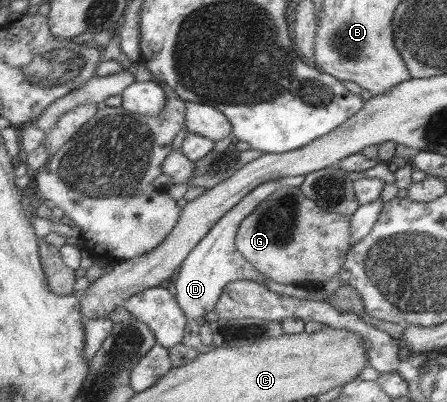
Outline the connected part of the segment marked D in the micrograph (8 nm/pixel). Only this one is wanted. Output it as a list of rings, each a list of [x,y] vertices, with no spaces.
[[[301,175],[282,178],[278,177],[273,181],[270,180],[265,184],[260,185],[250,194],[245,195],[245,197],[243,197],[231,210],[225,212],[225,215],[222,215],[217,219],[210,231],[199,240],[199,243],[197,243],[197,245],[189,251],[189,254],[185,259],[183,259],[181,266],[176,271],[177,278],[173,281],[173,285],[175,285],[175,301],[177,302],[179,309],[181,309],[182,314],[186,317],[186,324],[181,342],[188,348],[201,349],[201,354],[205,353],[205,351],[203,351],[203,345],[199,342],[199,326],[205,321],[205,313],[207,313],[207,311],[212,311],[215,307],[218,297],[221,295],[223,286],[226,283],[229,283],[229,281],[239,279],[247,279],[255,282],[261,281],[261,285],[277,295],[288,295],[295,299],[318,298],[316,293],[312,290],[307,290],[302,288],[302,286],[296,286],[295,284],[283,285],[274,282],[267,276],[263,276],[241,257],[234,244],[236,229],[238,228],[240,221],[255,210],[255,207],[258,207],[261,201],[264,201],[267,196],[277,189],[277,187],[299,187],[304,180],[304,176]]]

